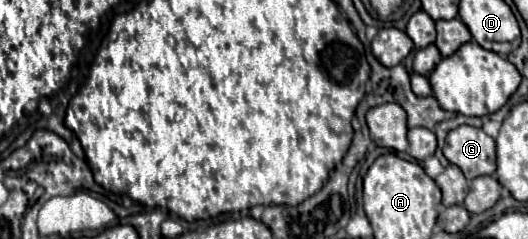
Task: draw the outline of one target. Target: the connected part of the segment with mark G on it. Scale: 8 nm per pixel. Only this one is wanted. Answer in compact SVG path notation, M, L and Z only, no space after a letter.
M461 125L449 131L443 155L463 171L467 181L495 173L495 141L483 129Z

